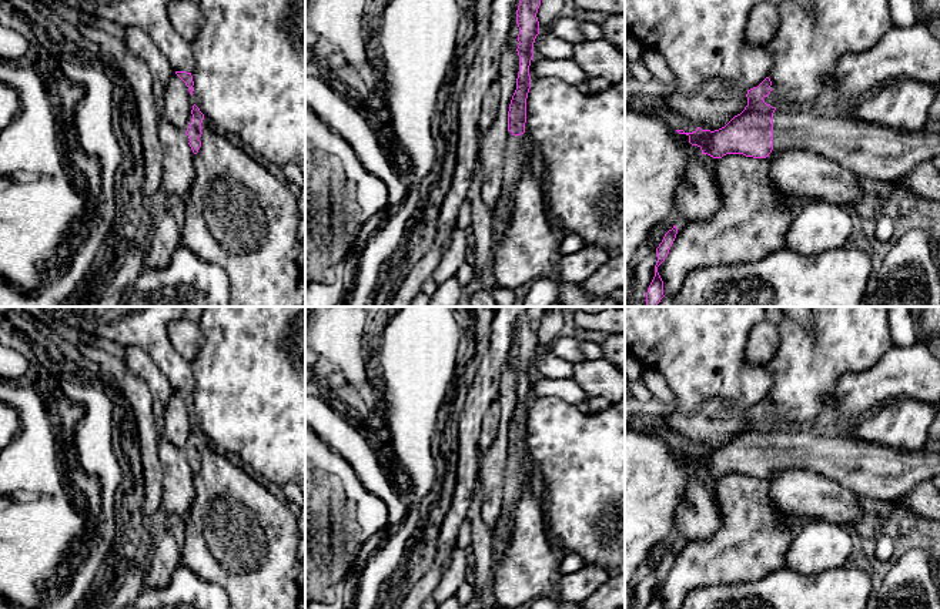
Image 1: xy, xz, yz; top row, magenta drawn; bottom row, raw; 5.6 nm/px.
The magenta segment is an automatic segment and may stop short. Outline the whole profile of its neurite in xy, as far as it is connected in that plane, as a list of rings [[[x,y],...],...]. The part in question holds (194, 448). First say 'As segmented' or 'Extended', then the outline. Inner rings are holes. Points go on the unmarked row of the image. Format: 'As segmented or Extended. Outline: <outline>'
Extended. Outline: [[[194,424],[193,429],[188,435],[188,441],[184,446],[184,455],[193,469],[194,474],[198,472],[201,466],[201,454],[210,446],[208,438],[200,431],[200,428]]]

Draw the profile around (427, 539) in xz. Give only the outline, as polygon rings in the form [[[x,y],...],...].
[[[458,421],[446,422],[442,429],[441,454],[449,459],[448,471],[438,479],[438,502],[429,512],[428,525],[418,535],[418,562],[407,572],[402,586],[409,590],[431,568],[436,555],[436,541],[442,522],[451,508],[455,483],[455,455],[458,452]]]

